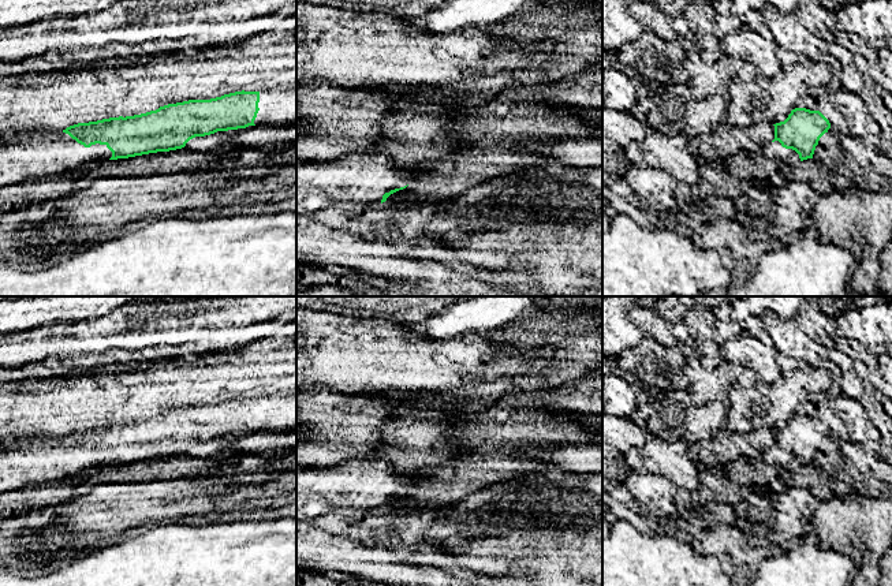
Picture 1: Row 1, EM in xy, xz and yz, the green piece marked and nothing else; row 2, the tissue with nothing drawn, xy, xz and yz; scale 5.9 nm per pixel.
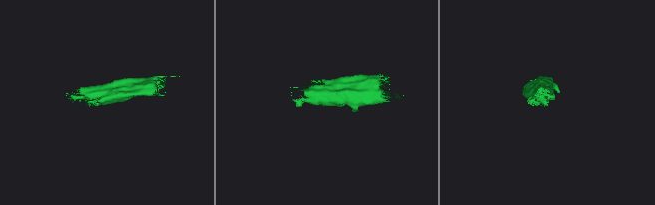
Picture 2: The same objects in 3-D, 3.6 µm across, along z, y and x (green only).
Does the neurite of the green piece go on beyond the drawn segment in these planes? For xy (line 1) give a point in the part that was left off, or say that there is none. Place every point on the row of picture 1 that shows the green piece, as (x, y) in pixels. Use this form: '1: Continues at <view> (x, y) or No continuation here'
1: Continues at xy (25, 155)

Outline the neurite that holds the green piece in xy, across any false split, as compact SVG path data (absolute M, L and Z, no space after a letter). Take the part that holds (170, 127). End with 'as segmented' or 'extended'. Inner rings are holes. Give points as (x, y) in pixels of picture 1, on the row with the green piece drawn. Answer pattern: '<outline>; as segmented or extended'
M296 87L266 92L235 92L210 100L189 100L134 116L78 123L61 132L16 127L0 134L0 189L37 178L75 172L90 161L128 158L182 149L195 137L249 126L296 124Z; extended

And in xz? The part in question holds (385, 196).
M374 152L296 161L296 213L311 216L346 201L382 204L414 176L415 172Z; extended

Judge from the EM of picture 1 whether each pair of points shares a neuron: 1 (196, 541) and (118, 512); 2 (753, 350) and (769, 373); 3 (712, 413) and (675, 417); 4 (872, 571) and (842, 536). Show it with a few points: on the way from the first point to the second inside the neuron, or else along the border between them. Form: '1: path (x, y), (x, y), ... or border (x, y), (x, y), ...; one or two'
1: border (186, 521), (148, 526), (124, 536); two
2: path (756, 355), (765, 368); one
3: path (702, 417), (685, 417); one
4: path (872, 557), (872, 547), (861, 536), (855, 536); one

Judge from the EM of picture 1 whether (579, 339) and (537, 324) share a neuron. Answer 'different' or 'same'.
same

